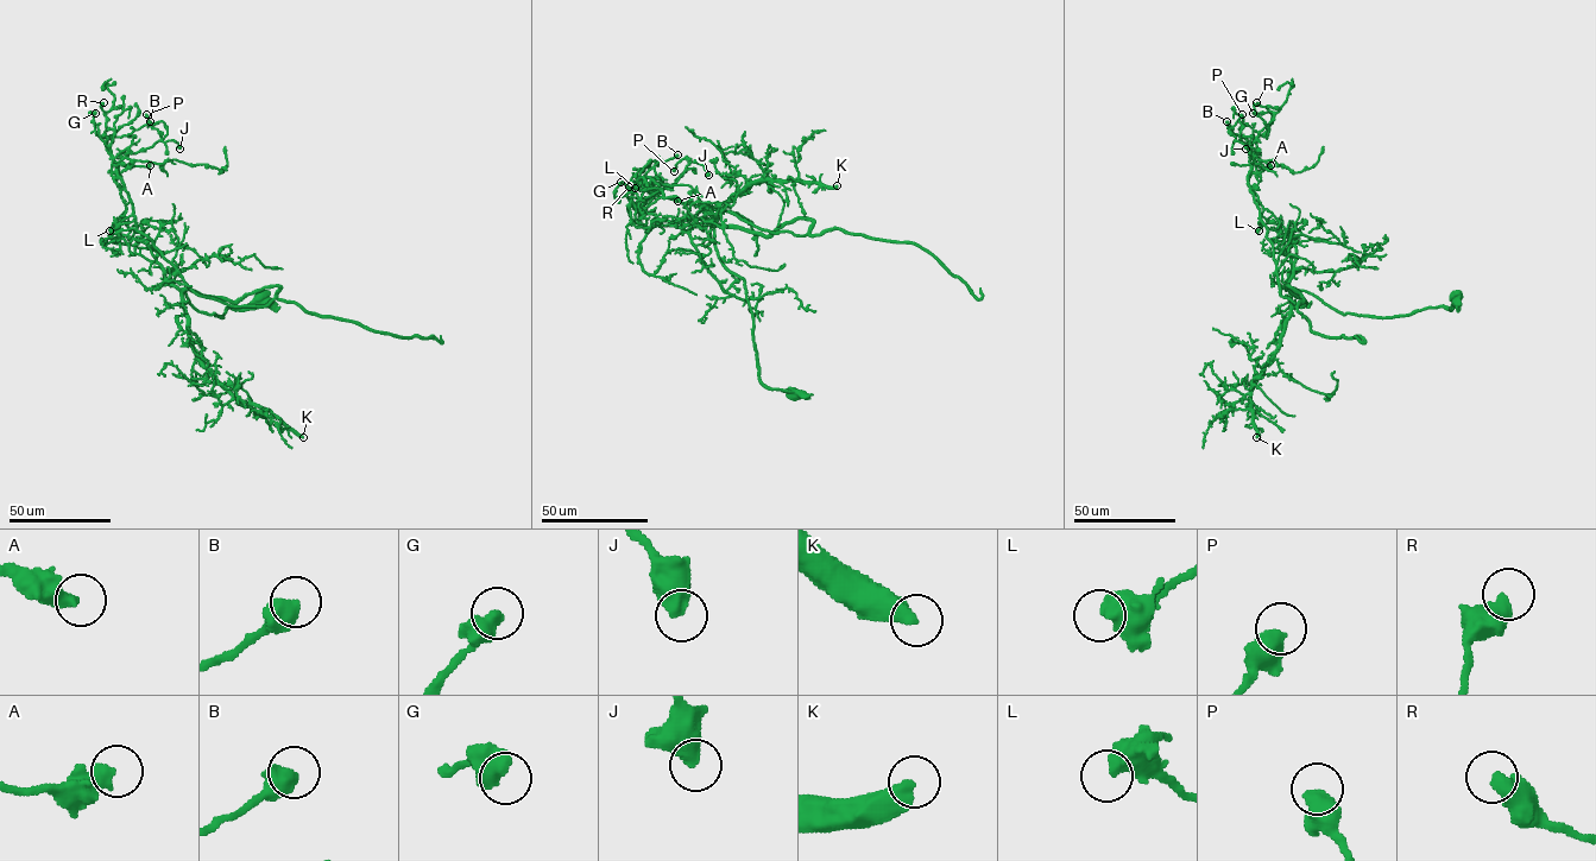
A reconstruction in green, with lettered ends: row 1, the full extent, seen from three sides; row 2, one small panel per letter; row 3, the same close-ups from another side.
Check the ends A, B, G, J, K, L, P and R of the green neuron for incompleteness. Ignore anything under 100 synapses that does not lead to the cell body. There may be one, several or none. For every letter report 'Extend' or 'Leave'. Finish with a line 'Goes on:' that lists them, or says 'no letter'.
A: Leave
B: Leave
G: Leave
J: Leave
K: Extend
L: Leave
P: Leave
R: Leave
Goes on: K

